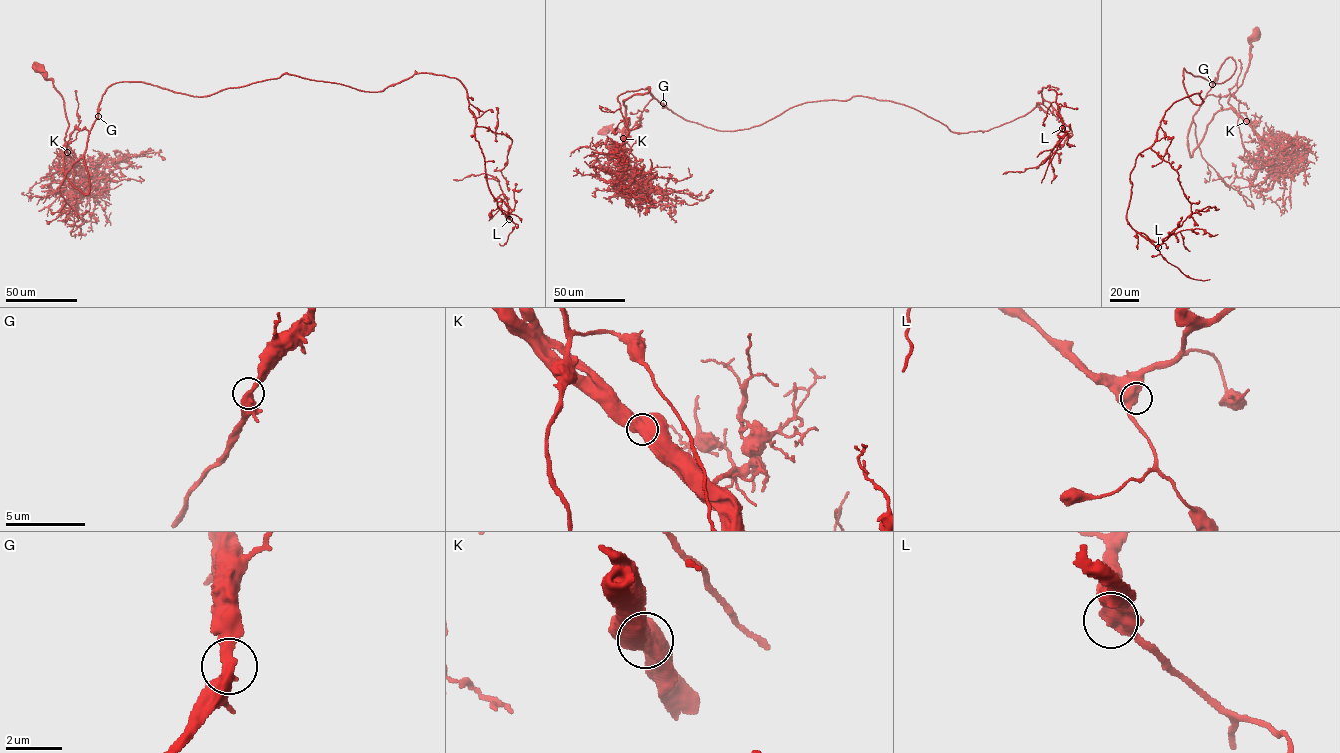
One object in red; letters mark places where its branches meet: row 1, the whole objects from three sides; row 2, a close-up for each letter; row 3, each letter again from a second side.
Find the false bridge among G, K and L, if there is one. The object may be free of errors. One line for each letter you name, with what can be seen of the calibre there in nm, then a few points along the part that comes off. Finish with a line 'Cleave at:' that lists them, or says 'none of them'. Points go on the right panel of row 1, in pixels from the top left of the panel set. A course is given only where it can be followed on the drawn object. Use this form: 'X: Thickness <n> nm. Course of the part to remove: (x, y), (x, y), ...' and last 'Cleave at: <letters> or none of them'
Cleave at: none of them

